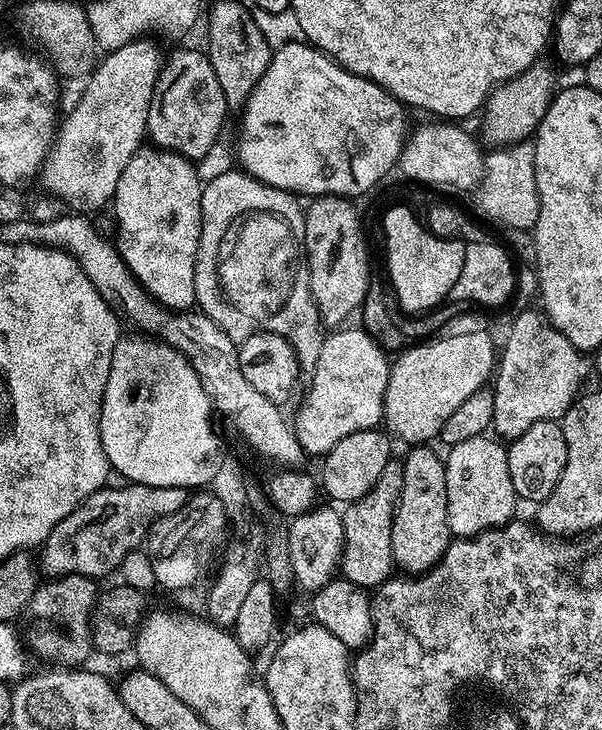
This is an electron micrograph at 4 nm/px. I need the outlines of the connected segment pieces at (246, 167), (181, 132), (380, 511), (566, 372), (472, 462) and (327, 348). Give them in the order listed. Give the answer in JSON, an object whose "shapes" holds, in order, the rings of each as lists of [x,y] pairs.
{"shapes":[[[[307,42],[299,43],[284,44],[273,51],[266,74],[245,105],[244,133],[240,136],[243,171],[255,180],[301,197],[360,196],[400,163],[409,131],[408,120],[404,117],[405,105],[374,81],[340,67],[320,49]]],[[[188,48],[185,52],[176,52],[172,58],[163,65],[159,81],[150,102],[148,111],[147,139],[157,149],[173,152],[185,160],[199,162],[216,144],[220,131],[224,128],[224,119],[230,115],[228,99],[222,94],[222,86],[218,86],[218,74],[214,66],[210,66],[207,55],[203,51],[195,52]]],[[[393,458],[382,470],[378,482],[362,494],[353,504],[343,509],[344,518],[344,549],[340,552],[338,563],[343,579],[365,590],[375,590],[389,579],[394,572],[392,558],[392,523],[396,513],[396,503],[402,490],[403,463]]],[[[543,311],[518,313],[508,328],[508,337],[505,338],[504,344],[502,340],[494,373],[496,388],[493,387],[491,393],[494,398],[492,428],[495,435],[511,442],[522,434],[526,434],[526,430],[530,430],[530,426],[534,426],[534,422],[563,421],[569,406],[573,400],[577,399],[578,393],[581,391],[580,359],[582,359],[580,349],[575,348],[566,338],[566,334],[562,334],[553,326]]],[[[491,435],[475,436],[466,442],[451,445],[447,449],[446,470],[446,518],[453,537],[467,538],[480,532],[500,528],[517,515],[518,497],[514,482],[510,482],[507,447]]],[[[344,326],[324,339],[318,366],[311,373],[312,386],[300,413],[294,416],[296,436],[309,453],[329,452],[346,434],[375,428],[384,420],[390,356],[369,338],[363,327]]]]}

